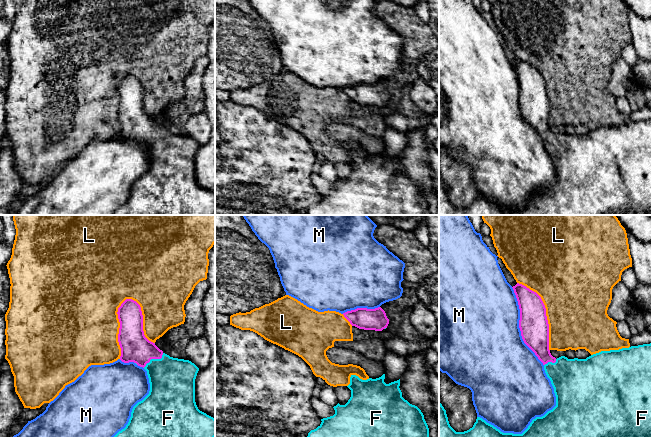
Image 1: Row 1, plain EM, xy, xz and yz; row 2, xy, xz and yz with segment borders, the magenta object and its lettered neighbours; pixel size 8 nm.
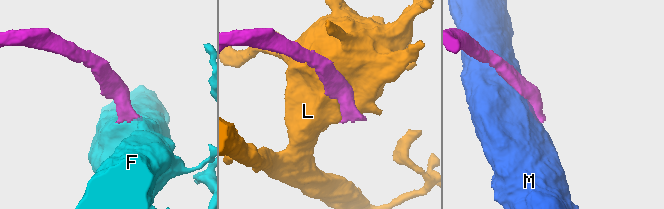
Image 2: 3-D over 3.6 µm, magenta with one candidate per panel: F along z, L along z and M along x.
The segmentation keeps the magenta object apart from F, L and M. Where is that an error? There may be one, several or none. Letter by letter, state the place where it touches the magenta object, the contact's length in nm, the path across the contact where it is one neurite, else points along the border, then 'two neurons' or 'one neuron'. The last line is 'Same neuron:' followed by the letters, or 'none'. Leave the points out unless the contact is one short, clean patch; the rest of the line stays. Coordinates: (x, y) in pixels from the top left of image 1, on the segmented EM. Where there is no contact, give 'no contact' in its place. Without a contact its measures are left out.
F: contact xy (154, 358); length 200 nm; way xy (135, 347), (154, 358), (172, 381); one neuron
L: contact xy (120, 326); length 500 nm; two neurons
M: contact yz (519, 326); length 700 nm; two neurons
Same neuron: F

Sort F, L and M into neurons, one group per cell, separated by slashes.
F / L / M

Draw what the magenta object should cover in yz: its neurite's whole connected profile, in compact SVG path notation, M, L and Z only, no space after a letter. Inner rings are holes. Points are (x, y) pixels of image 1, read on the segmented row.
M519 283L512 288L520 309L519 328L522 339L543 363L554 388L556 406L544 416L533 419L522 434L513 434L501 432L480 417L477 417L469 430L456 432L450 426L446 410L439 402L439 437L651 437L651 343L601 351L586 359L568 359L565 356L556 359L549 350L549 324L541 297Z

